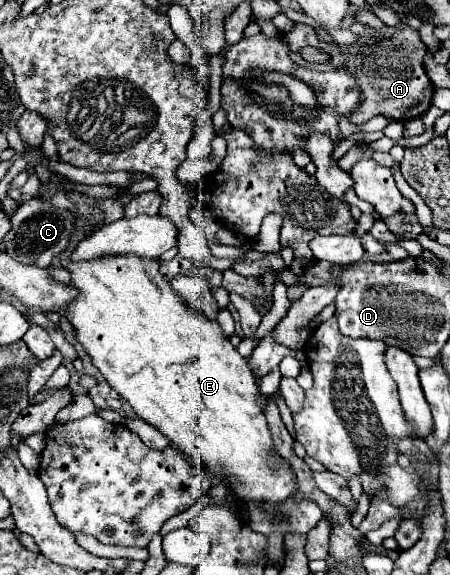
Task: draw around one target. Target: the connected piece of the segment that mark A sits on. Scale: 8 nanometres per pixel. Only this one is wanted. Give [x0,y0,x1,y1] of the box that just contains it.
[284,23,432,125]

